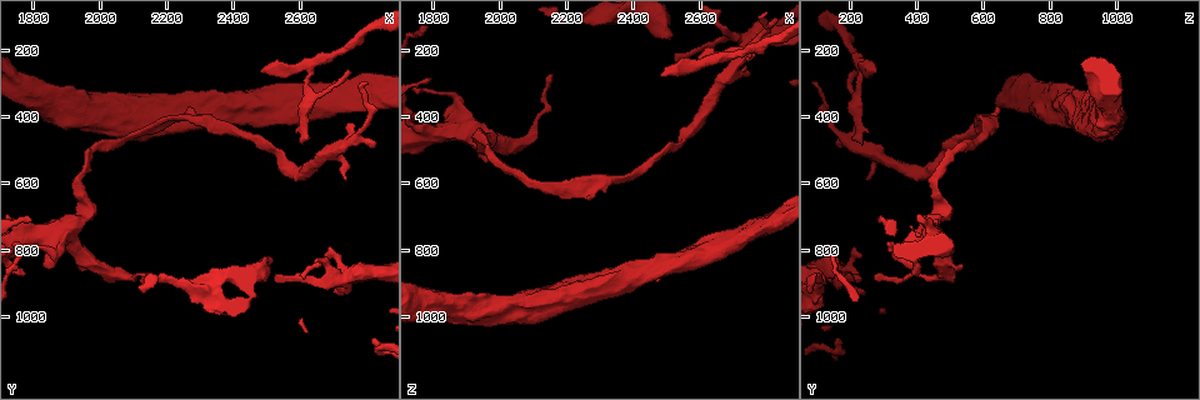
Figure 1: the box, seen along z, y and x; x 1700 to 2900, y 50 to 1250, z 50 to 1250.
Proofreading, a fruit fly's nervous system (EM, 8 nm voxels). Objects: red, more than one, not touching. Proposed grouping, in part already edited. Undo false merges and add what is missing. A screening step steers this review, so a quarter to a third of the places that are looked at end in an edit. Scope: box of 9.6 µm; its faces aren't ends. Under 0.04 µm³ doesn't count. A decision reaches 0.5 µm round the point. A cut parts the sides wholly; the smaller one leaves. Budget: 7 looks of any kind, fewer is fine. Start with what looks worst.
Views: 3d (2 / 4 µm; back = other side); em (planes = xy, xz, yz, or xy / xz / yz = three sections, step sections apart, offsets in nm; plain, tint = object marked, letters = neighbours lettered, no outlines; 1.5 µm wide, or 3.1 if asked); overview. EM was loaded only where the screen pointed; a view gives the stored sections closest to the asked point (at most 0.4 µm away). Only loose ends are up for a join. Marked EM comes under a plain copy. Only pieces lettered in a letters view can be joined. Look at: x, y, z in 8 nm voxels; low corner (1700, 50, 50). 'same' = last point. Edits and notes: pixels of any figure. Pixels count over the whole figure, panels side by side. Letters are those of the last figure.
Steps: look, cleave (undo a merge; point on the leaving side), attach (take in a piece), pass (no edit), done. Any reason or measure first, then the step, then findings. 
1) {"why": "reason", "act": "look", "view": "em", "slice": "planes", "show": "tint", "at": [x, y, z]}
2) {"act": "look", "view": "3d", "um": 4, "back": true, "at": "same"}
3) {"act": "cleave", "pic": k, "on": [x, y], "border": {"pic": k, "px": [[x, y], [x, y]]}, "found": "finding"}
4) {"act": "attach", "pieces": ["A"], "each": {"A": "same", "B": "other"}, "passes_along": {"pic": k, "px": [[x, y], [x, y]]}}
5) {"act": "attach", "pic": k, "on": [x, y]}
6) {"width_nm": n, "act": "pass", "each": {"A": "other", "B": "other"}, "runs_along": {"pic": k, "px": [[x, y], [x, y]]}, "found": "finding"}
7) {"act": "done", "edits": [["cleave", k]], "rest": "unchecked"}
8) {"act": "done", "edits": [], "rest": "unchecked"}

{"why": "stops while still wide", "act": "look", "view": "em", "slice": "xz", "step": 8, "show": "letters", "at": [2510, 830, 170]}

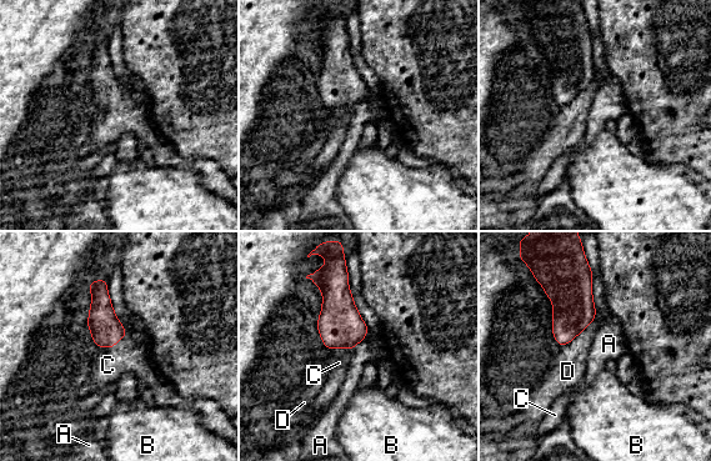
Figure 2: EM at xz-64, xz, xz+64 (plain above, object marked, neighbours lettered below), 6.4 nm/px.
{"why": "another direction", "act": "look", "view": "em", "slice": "planes", "show": "letters", "at": "same"}

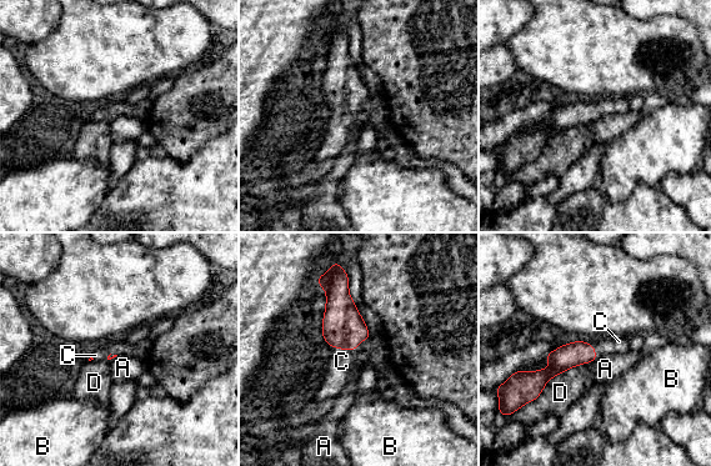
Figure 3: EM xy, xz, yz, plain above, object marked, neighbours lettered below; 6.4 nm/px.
{"act": "attach", "pieces": ["C"], "each": {"A": "other", "B": "other", "C": "same", "D": "other"}, "passes_along": {"pic": 3, "px": [[343, 326], [341, 349], [341, 361]]}, "found": "it goes on there"}

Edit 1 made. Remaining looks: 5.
{"why": "free end", "act": "look", "view": "em", "slice": "xy", "step": 4, "show": "tint", "at": [2480, 270, 280]}

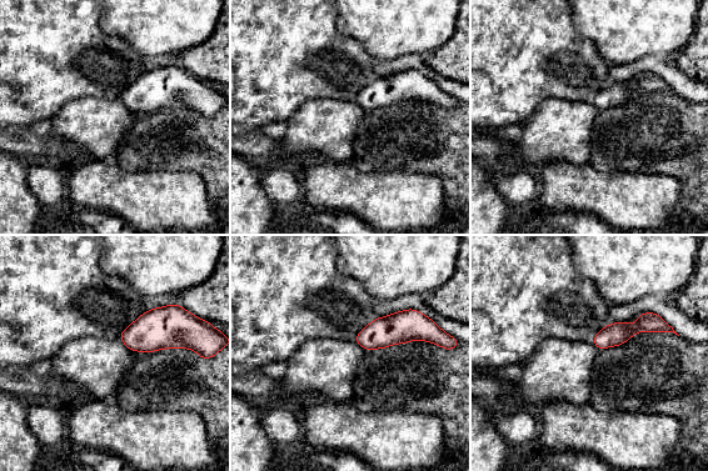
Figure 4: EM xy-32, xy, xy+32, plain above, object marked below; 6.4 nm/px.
{"why": "another direction", "act": "look", "view": "em", "slice": "planes", "show": "letters", "at": "same"}

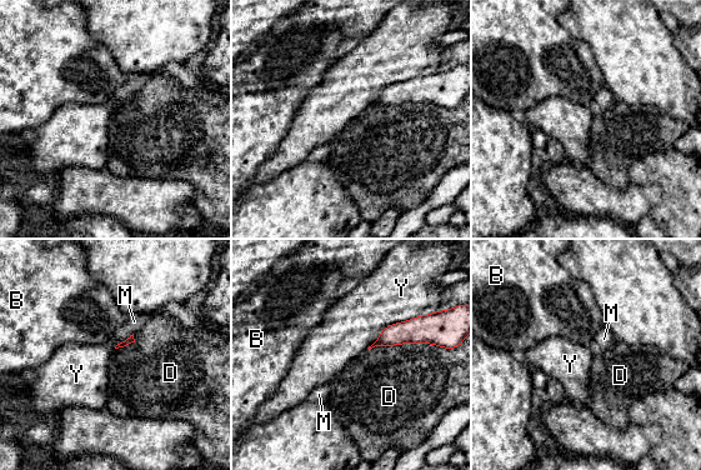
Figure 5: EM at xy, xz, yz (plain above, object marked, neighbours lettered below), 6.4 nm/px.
{"act": "pass", "each": {"B": "other", "D": "other", "M": "other", "Y": "other"}, "found": "none of them fits"}

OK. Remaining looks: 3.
{"why": "thin end", "act": "look", "view": "em", "slice": "yz", "step": 8, "show": "letters", "at": [2700, 930, 230]}

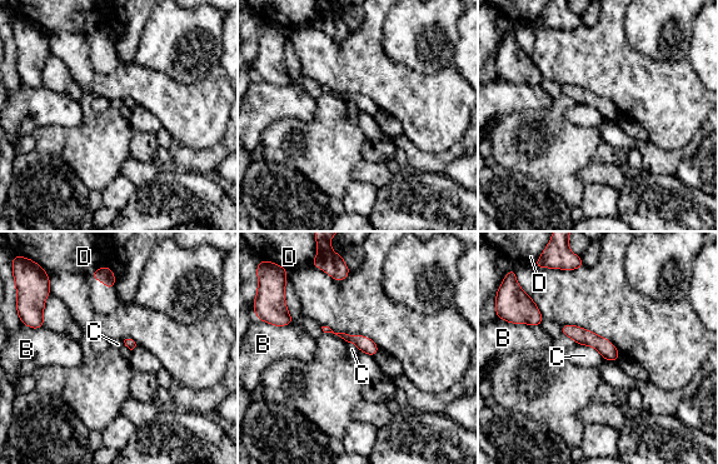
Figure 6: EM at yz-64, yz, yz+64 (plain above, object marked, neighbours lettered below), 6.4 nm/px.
{"act": "pass", "each": {"B": "other", "C": "other", "D": "other"}, "border": {"pic": 6, "px": [[577, 343], [592, 345], [603, 359]]}, "found": "none of them fits"}

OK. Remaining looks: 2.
{"act": "done", "edits": [["attach", 3]], "rest": "unchecked"}

